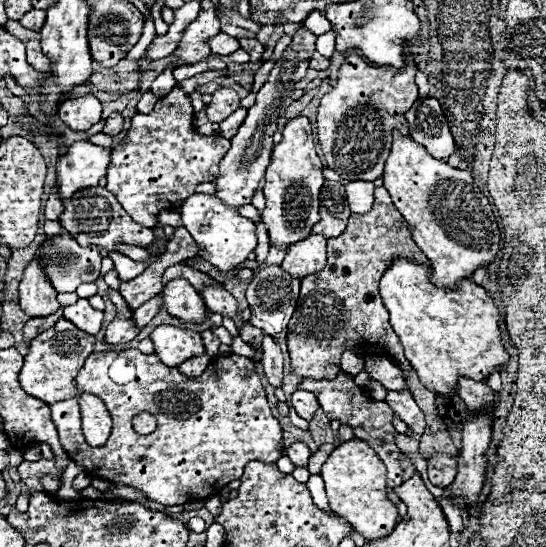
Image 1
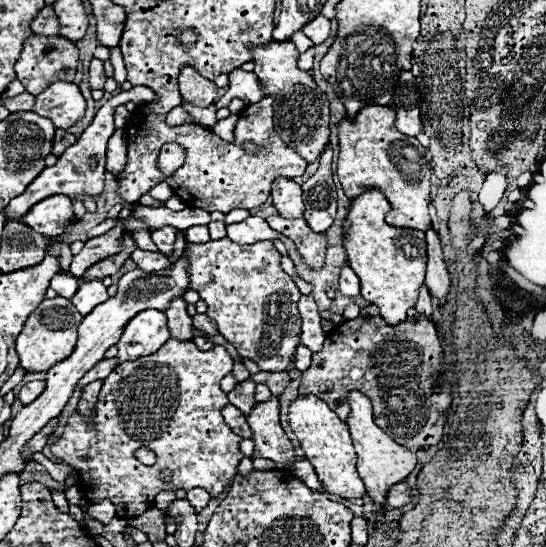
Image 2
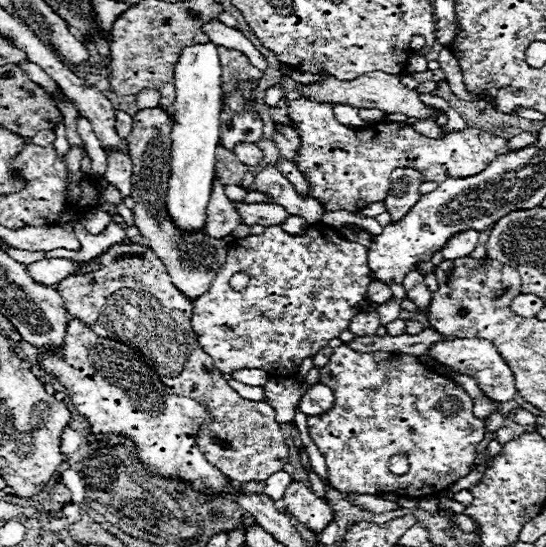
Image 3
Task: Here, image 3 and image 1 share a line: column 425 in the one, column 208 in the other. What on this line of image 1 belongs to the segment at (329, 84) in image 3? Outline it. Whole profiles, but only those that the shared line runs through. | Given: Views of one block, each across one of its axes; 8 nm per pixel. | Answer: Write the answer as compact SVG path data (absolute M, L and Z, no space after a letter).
M218 88L212 92L212 102L206 106L210 122L222 122L240 106L240 96L232 88Z

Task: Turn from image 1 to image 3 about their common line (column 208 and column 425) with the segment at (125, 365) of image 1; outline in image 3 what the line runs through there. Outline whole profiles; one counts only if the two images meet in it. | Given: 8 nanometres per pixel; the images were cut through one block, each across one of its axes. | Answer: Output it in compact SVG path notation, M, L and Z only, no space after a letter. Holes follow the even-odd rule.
M344 344L334 350L330 362L320 370L322 382L332 388L336 404L334 410L322 416L310 416L310 436L318 446L328 466L328 480L340 492L382 496L384 492L396 492L406 498L424 498L438 494L452 486L462 476L470 474L476 456L476 446L484 440L486 420L472 414L472 398L450 378L432 372L410 354L370 352L360 354ZM394 454L402 454L410 462L410 470L404 476L396 476L388 470L388 460Z

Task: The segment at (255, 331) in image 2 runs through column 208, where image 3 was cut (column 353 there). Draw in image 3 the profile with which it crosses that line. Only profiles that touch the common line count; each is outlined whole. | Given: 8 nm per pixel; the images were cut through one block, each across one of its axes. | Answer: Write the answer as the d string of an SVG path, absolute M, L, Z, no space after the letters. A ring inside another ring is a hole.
M312 224L306 232L296 236L284 232L280 226L270 226L264 234L236 238L228 246L226 262L216 280L210 284L208 292L194 302L192 330L198 344L212 356L216 368L224 374L244 368L266 370L272 378L298 372L304 358L314 356L332 338L348 330L350 320L358 314L356 304L366 300L368 284L372 282L368 276L366 252L362 244L342 238L336 228L326 224ZM236 272L244 272L250 278L248 288L242 292L230 288L230 276Z

